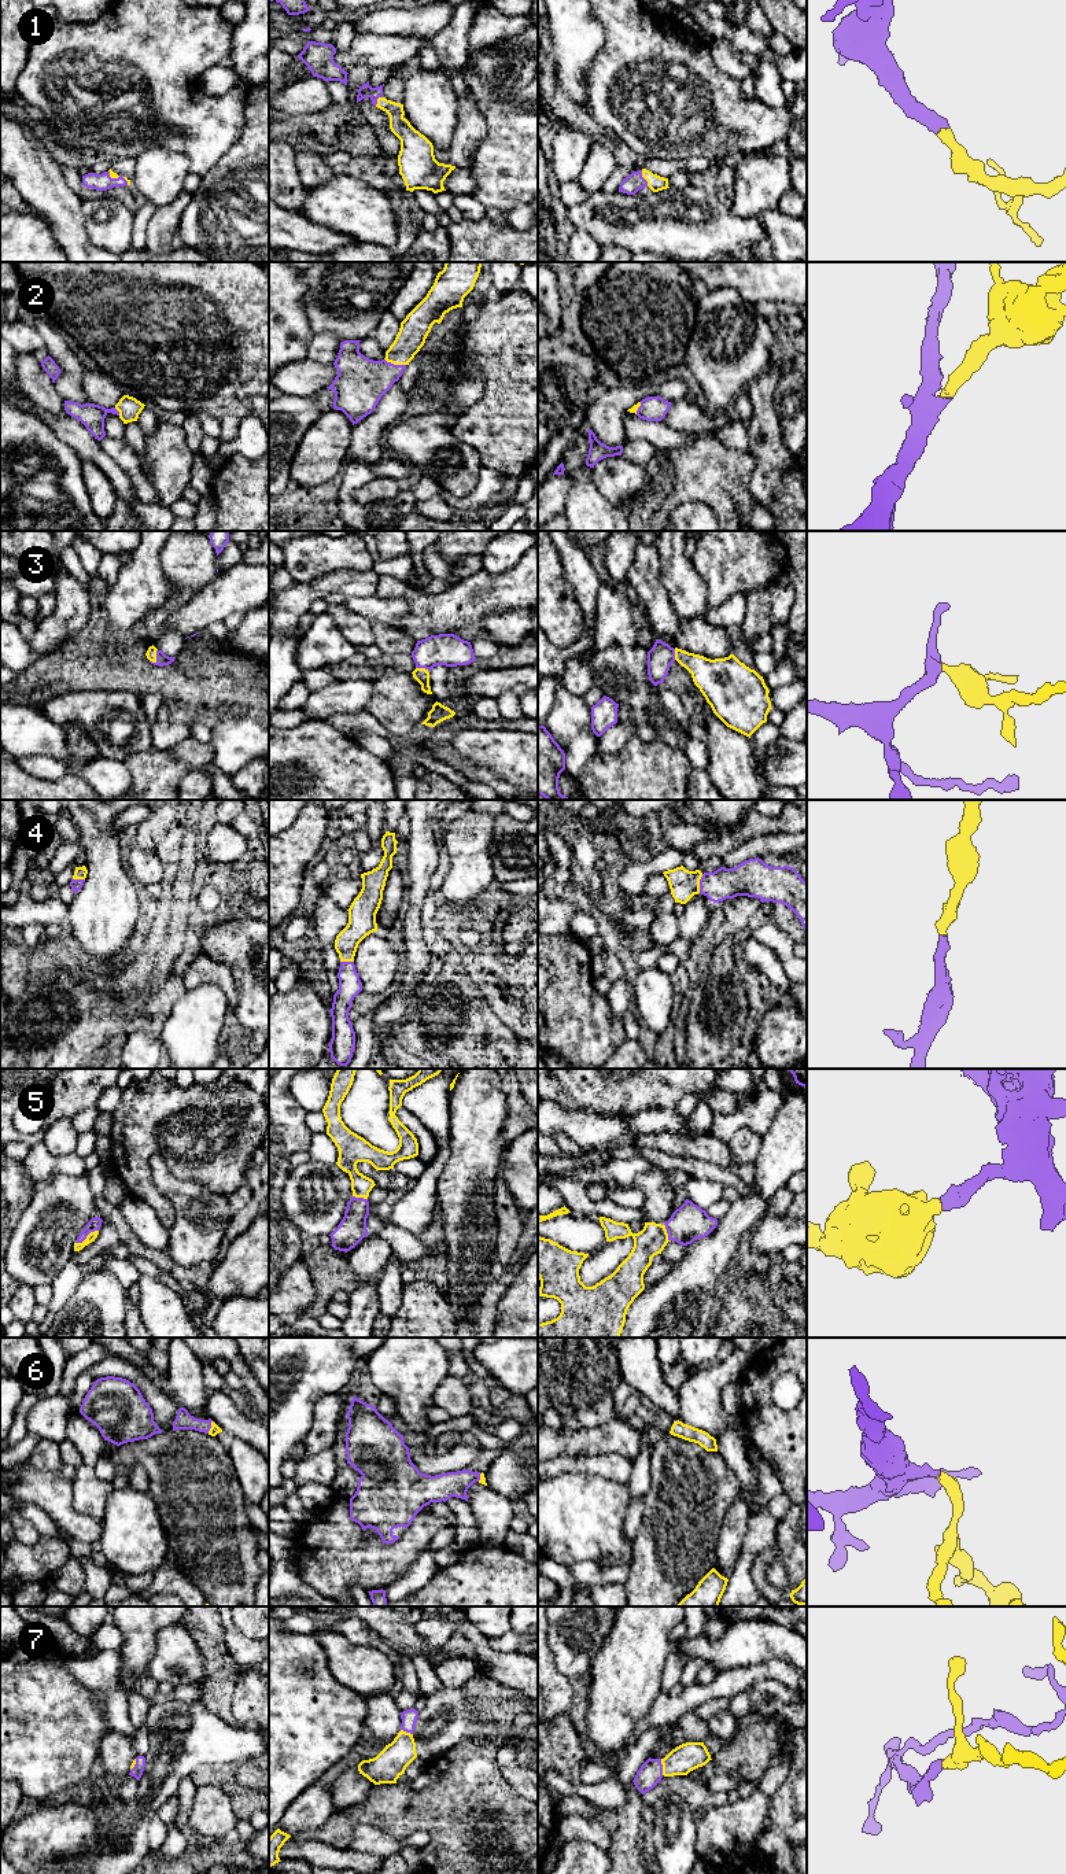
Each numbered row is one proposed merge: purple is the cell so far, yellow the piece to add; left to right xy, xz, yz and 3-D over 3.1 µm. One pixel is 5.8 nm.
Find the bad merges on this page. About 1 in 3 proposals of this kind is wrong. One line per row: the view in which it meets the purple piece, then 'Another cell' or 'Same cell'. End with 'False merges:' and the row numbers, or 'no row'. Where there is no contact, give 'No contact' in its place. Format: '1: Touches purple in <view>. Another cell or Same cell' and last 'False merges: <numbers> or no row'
1: Touches purple in yz. Same cell
2: Touches purple in xz. Same cell
3: Touches purple in xy. Same cell
4: Touches purple in yz. Same cell
5: Touches purple in xy. Same cell
6: Touches purple in xy. Same cell
7: Touches purple in yz. Same cell
False merges: no row

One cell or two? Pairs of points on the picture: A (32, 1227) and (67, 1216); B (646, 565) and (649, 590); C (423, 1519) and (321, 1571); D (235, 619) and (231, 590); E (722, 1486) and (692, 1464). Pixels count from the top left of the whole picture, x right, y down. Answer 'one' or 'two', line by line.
A: one
B: one
C: one
D: two
E: one

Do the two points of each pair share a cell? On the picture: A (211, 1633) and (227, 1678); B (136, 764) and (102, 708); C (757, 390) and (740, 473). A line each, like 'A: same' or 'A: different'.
A: same
B: different
C: different

